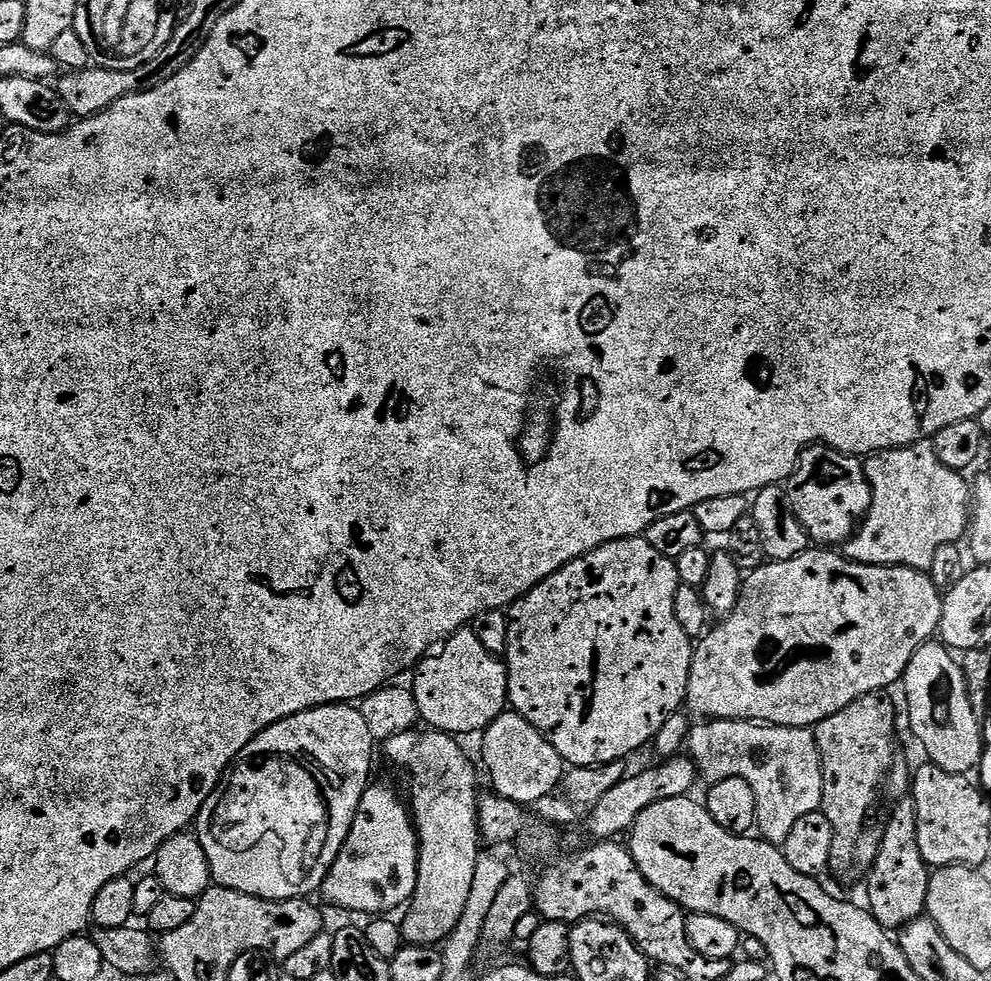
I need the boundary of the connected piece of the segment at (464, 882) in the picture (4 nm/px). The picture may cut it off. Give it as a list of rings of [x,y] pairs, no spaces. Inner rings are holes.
[[[413,730],[390,738],[383,745],[384,752],[400,768],[408,771],[412,779],[410,811],[414,817],[420,842],[420,869],[416,894],[410,901],[412,920],[403,921],[402,931],[409,944],[431,944],[440,946],[458,926],[466,902],[469,901],[470,886],[473,885],[475,867],[482,851],[480,835],[480,796],[476,792],[476,768],[457,737],[435,730]]]

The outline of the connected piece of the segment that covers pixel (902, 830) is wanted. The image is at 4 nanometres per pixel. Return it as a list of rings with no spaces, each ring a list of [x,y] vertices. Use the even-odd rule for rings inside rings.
[[[911,798],[900,800],[888,816],[888,825],[880,836],[880,849],[871,872],[867,873],[867,907],[879,924],[889,930],[900,930],[921,919],[928,906],[928,878],[930,869],[918,848],[918,818]]]

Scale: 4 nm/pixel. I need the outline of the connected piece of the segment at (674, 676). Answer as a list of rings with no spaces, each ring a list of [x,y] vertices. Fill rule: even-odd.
[[[647,539],[612,540],[608,544],[598,546],[593,552],[586,553],[582,558],[570,562],[562,570],[550,574],[550,578],[534,586],[534,590],[530,590],[507,609],[510,622],[510,638],[506,653],[508,703],[511,711],[529,720],[551,742],[554,750],[558,750],[558,754],[564,759],[565,765],[589,768],[595,764],[624,760],[631,752],[638,751],[643,744],[651,745],[658,730],[662,730],[666,721],[685,707],[694,644],[688,639],[686,630],[678,626],[676,592],[680,586],[675,559],[654,550],[654,546],[650,546]]]

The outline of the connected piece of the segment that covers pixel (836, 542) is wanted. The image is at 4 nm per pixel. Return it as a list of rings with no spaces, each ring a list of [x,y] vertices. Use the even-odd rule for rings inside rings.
[[[821,443],[813,444],[811,448],[805,448],[800,456],[800,462],[792,473],[788,497],[794,506],[794,514],[809,537],[816,540],[820,546],[840,546],[848,540],[856,531],[858,525],[867,516],[872,505],[872,483],[868,480],[868,469],[865,461],[858,456],[848,456],[839,452],[837,448],[830,448]]]

